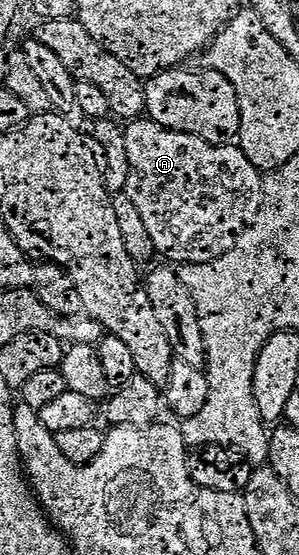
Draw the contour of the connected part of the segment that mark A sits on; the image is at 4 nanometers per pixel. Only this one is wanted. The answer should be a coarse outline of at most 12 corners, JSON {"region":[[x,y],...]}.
{"region":[[147,116],[126,195],[172,264],[218,260],[264,203],[239,145]]}

